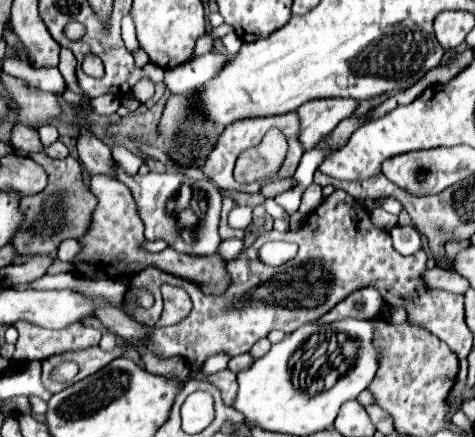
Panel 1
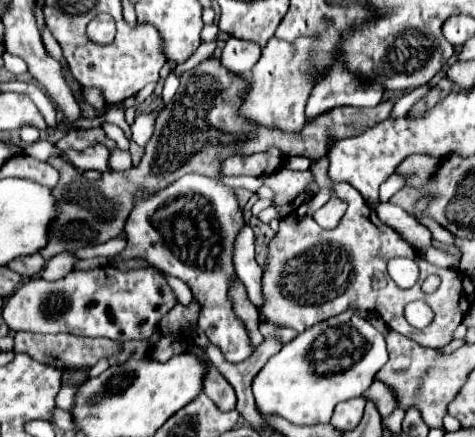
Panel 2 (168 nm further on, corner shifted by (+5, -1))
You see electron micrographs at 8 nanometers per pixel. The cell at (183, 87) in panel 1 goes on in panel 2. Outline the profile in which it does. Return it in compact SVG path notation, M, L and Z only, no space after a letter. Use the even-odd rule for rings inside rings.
M230 37L220 55L222 65L232 73L248 73L260 57L260 45Z

